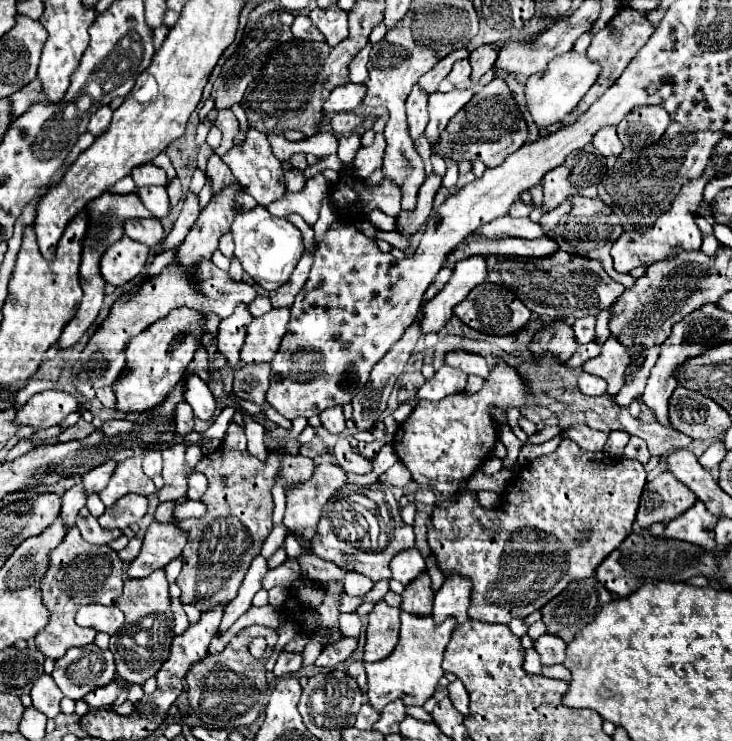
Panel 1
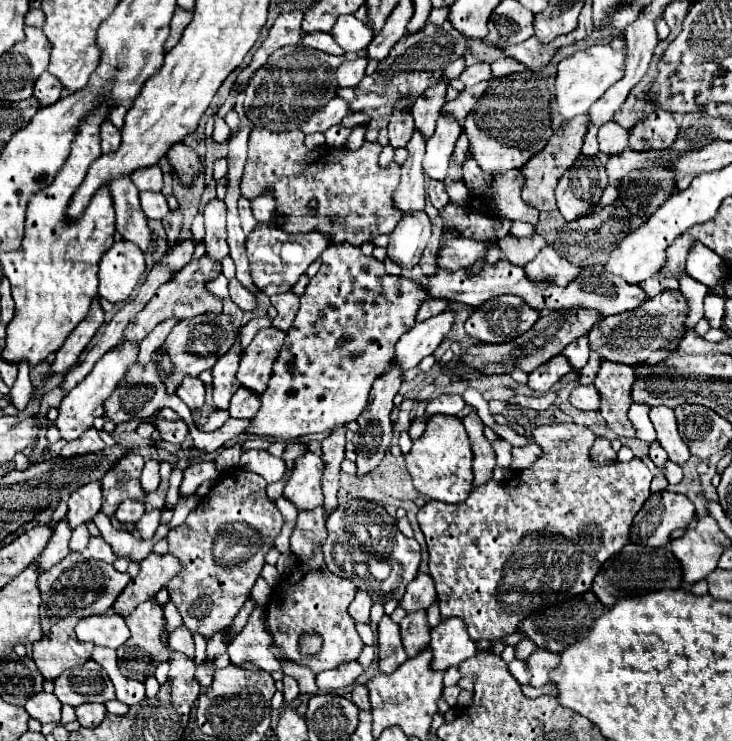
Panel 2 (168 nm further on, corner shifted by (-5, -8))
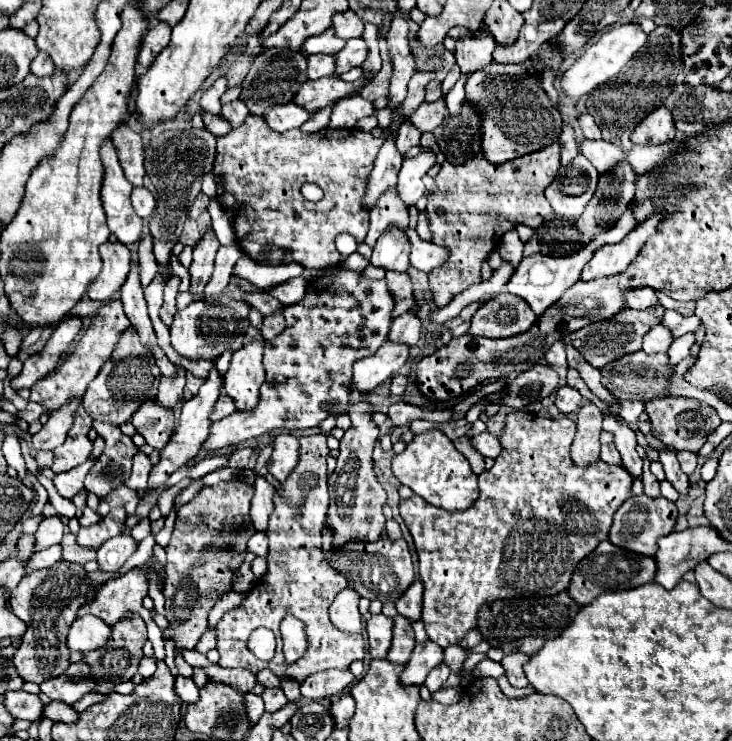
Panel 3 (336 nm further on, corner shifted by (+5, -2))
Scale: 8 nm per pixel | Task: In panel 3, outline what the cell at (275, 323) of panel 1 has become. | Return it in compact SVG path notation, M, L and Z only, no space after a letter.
M254 338L232 354L228 372L224 374L224 392L234 398L238 410L248 410L258 402L258 388L264 382L264 338Z

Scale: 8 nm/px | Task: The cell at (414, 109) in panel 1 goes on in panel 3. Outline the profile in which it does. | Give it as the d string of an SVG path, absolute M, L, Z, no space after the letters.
M396 188L386 190L376 206L370 210L370 232L366 236L366 244L374 246L374 242L378 240L378 236L388 228L388 226L396 226L396 228L408 228L408 206L402 202L400 194Z

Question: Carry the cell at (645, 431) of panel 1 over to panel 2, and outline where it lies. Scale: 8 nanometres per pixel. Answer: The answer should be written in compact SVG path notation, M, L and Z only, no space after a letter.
M668 460L666 462L666 468L662 470L664 474L666 474L666 478L668 478L668 482L674 486L674 484L678 484L680 480L682 480L682 468L678 468L672 460Z

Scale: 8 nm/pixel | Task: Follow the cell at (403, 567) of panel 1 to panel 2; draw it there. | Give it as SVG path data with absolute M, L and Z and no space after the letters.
M418 574L414 582L408 584L400 606L410 614L418 610L428 610L436 602L436 588L430 574Z

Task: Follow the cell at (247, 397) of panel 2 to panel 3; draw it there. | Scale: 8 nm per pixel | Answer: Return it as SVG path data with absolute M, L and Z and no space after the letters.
M222 394L222 396L218 398L218 402L216 402L216 410L212 412L212 422L216 422L216 420L222 420L224 416L232 414L234 410L236 410L236 404L234 404L234 400L232 400L228 394Z

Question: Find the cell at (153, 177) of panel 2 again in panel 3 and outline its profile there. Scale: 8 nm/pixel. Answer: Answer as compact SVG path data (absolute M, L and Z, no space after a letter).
M132 117L130 126L120 124L112 132L112 142L118 150L118 160L124 170L124 176L132 186L140 186L144 182L144 145L139 132L139 122Z

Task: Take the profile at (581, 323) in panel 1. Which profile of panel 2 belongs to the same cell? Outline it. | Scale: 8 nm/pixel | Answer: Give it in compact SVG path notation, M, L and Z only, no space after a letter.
M580 336L578 340L574 340L572 344L568 344L568 348L562 352L568 360L568 364L574 368L574 370L580 370L586 366L588 362L588 354L590 354L590 348L588 348L588 338L586 336Z

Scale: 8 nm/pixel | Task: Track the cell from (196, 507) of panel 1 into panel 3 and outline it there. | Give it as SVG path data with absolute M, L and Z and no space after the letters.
M118 534L110 538L98 548L96 560L100 564L100 570L106 570L106 572L120 570L122 564L136 552L136 548L138 548L138 542L130 534Z

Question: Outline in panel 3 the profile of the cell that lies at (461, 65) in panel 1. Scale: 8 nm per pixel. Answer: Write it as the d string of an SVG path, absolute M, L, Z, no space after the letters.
M486 30L478 36L460 38L454 54L462 76L472 76L476 70L482 70L484 66L488 66L492 62L494 48L496 48L496 40Z

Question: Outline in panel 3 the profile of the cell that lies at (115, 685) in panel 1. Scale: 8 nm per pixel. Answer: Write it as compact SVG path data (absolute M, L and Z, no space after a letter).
M54 700L44 708L44 716L54 720L54 722L78 722L80 720L80 712L76 712L70 704Z

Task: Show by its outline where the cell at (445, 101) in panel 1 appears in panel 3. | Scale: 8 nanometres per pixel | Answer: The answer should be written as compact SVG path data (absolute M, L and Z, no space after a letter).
M420 146L420 154L414 156L412 160L404 160L402 170L398 174L398 192L404 198L404 204L412 208L418 198L424 194L424 184L422 176L428 174L428 170L436 164L436 152L432 148Z

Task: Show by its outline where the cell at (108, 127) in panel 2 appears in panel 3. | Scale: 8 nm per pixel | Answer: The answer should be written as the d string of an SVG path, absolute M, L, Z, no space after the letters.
M112 138L102 142L100 158L104 164L104 182L100 194L108 216L108 228L122 244L138 242L142 234L142 218L136 216L136 212L132 210L130 204L132 184L122 174L122 166L118 162Z

